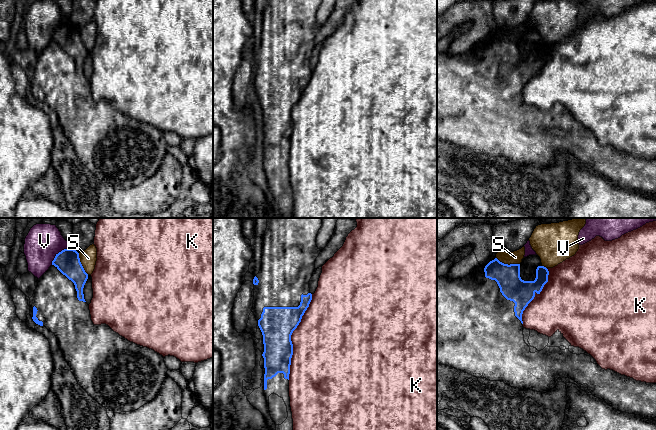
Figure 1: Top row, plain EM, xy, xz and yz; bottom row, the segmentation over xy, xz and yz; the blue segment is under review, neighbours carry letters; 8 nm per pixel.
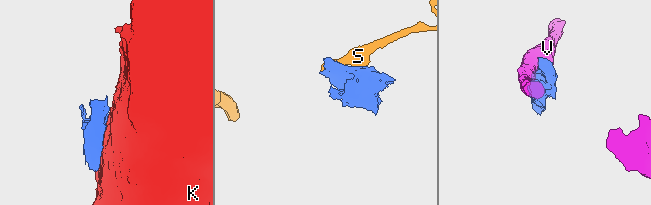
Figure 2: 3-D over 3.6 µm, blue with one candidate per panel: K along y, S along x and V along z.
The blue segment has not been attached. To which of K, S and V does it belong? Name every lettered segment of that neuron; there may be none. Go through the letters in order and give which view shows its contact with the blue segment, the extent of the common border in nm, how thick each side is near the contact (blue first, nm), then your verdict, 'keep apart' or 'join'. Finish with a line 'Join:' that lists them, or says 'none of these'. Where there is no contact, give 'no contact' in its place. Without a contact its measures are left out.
K: xz | 700 nm | 280/440 nm | keep apart
S: yz | 200 nm | 200/100 nm | keep apart
V: xy | 200 nm | 200/280 nm | keep apart
Join: none of these

